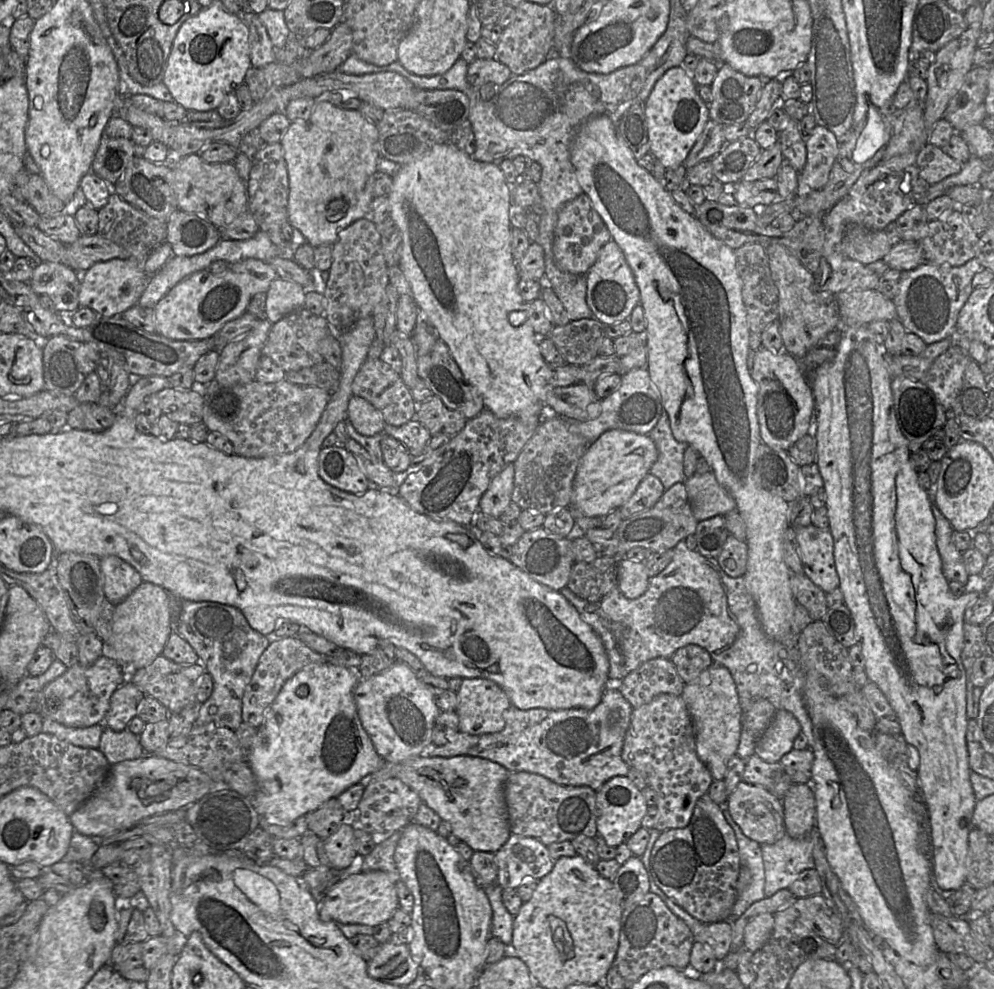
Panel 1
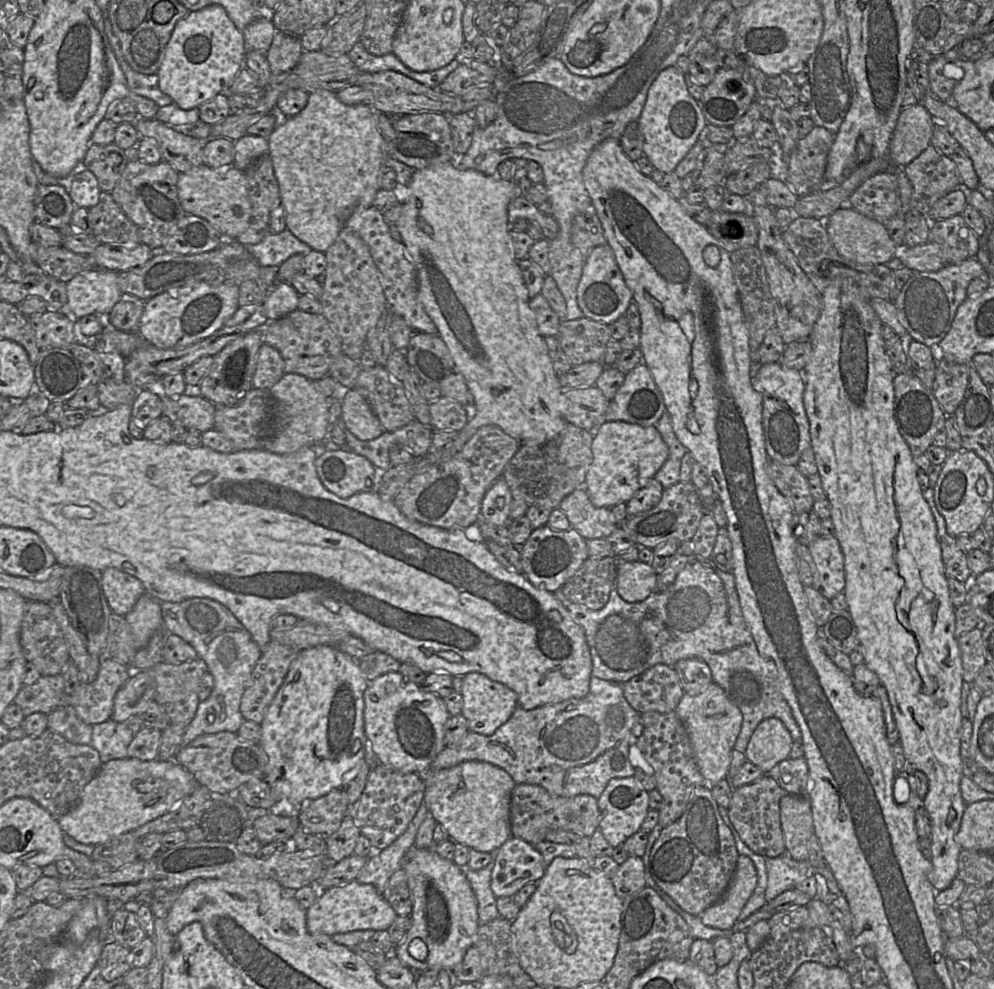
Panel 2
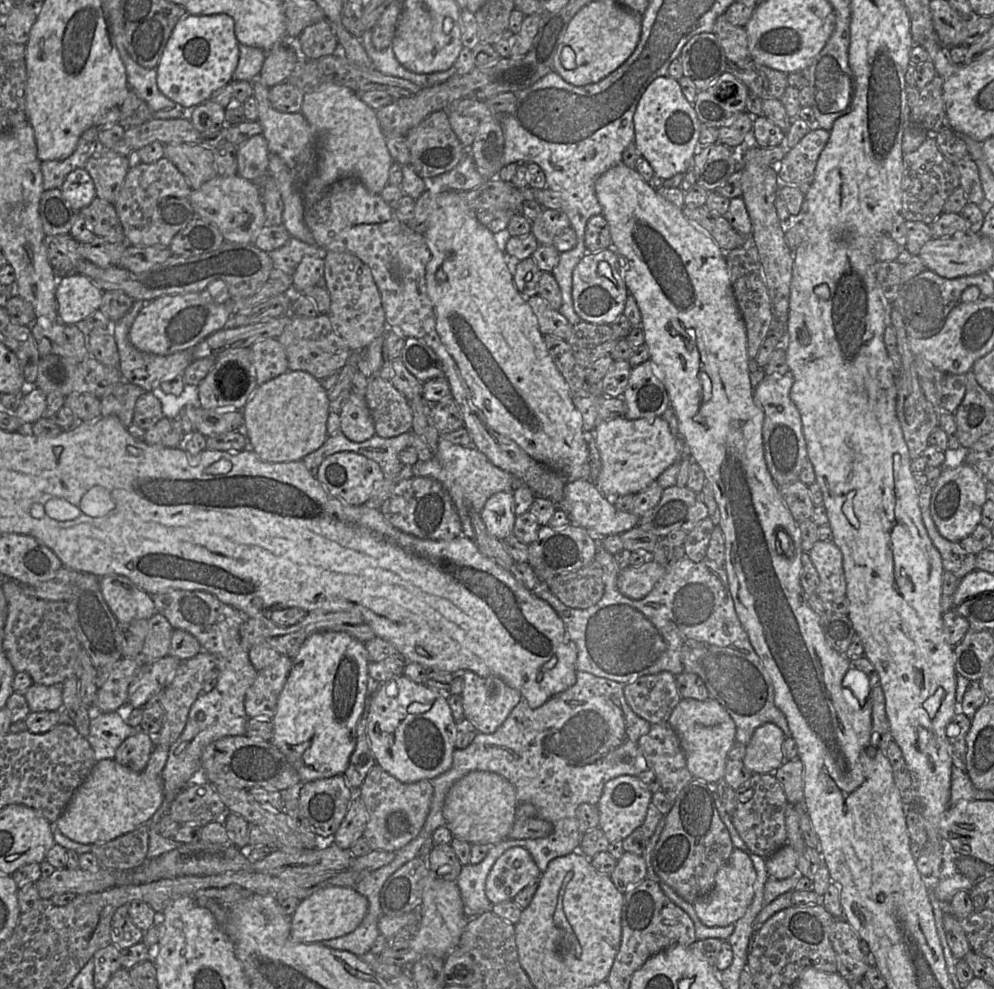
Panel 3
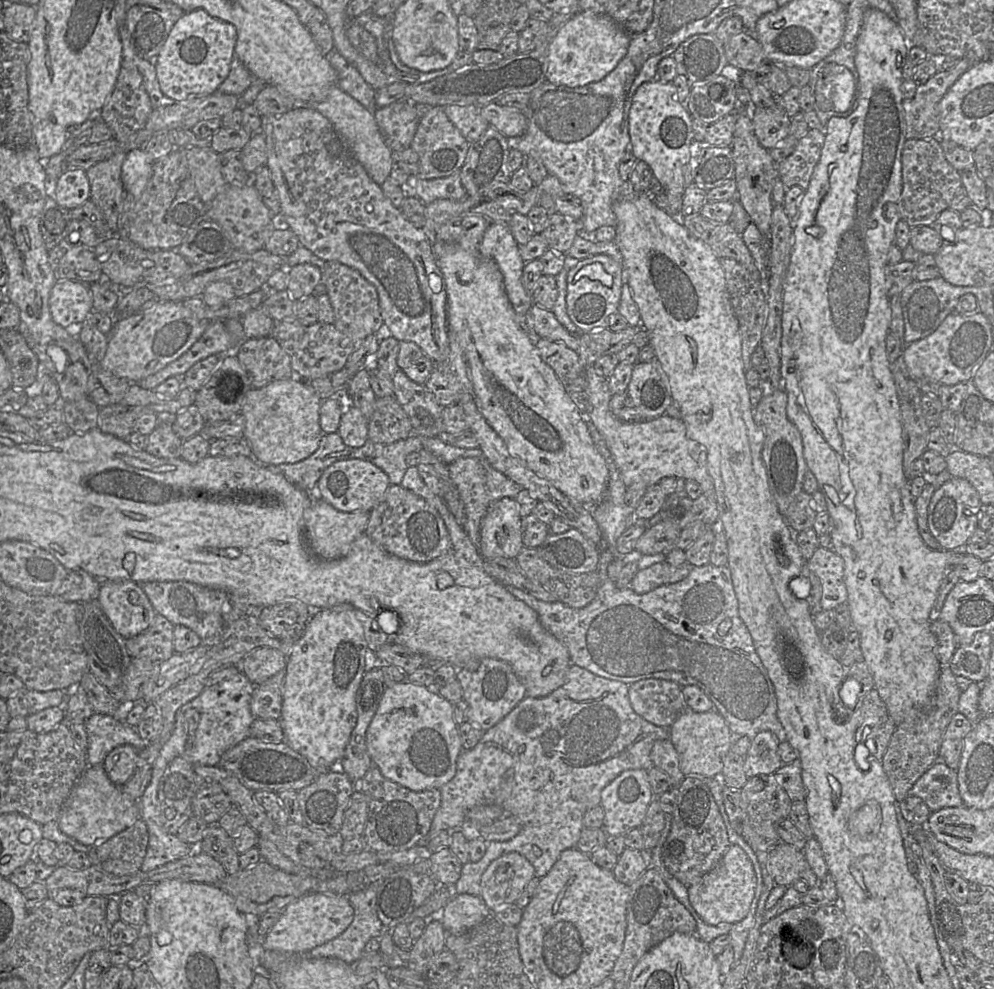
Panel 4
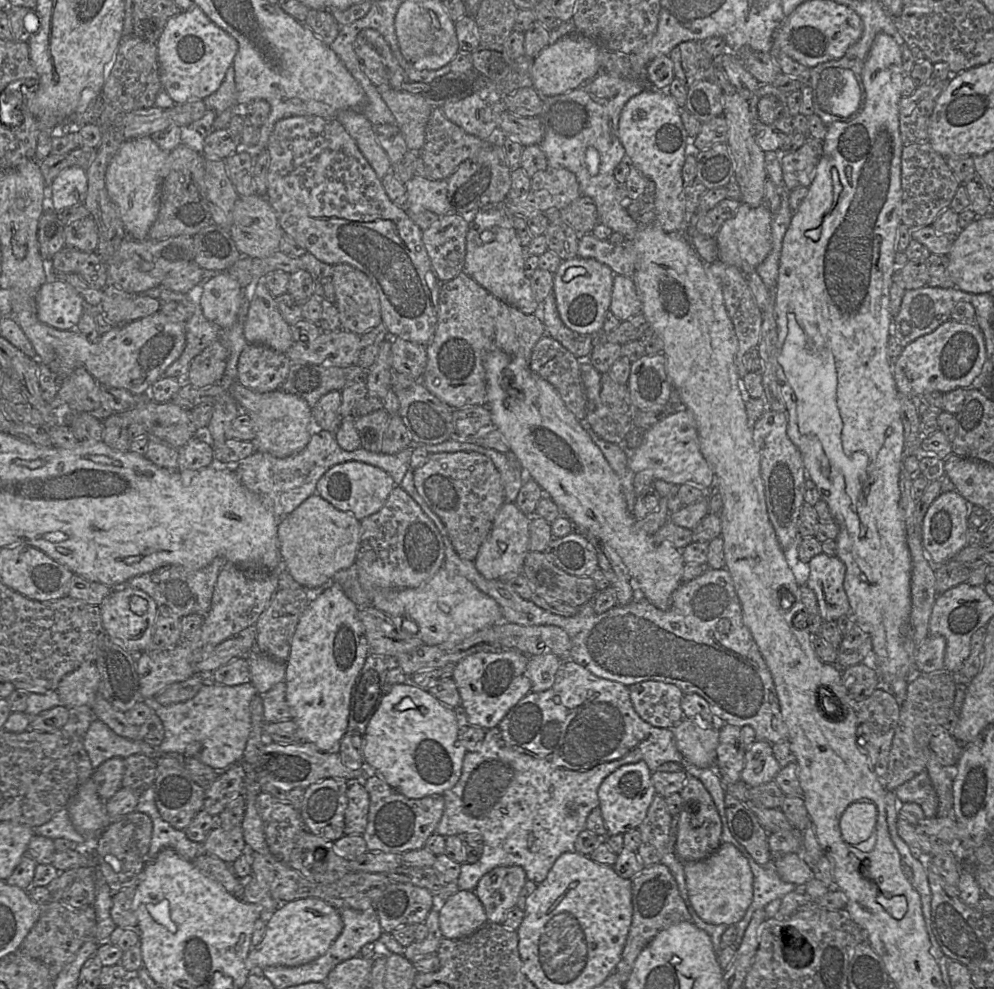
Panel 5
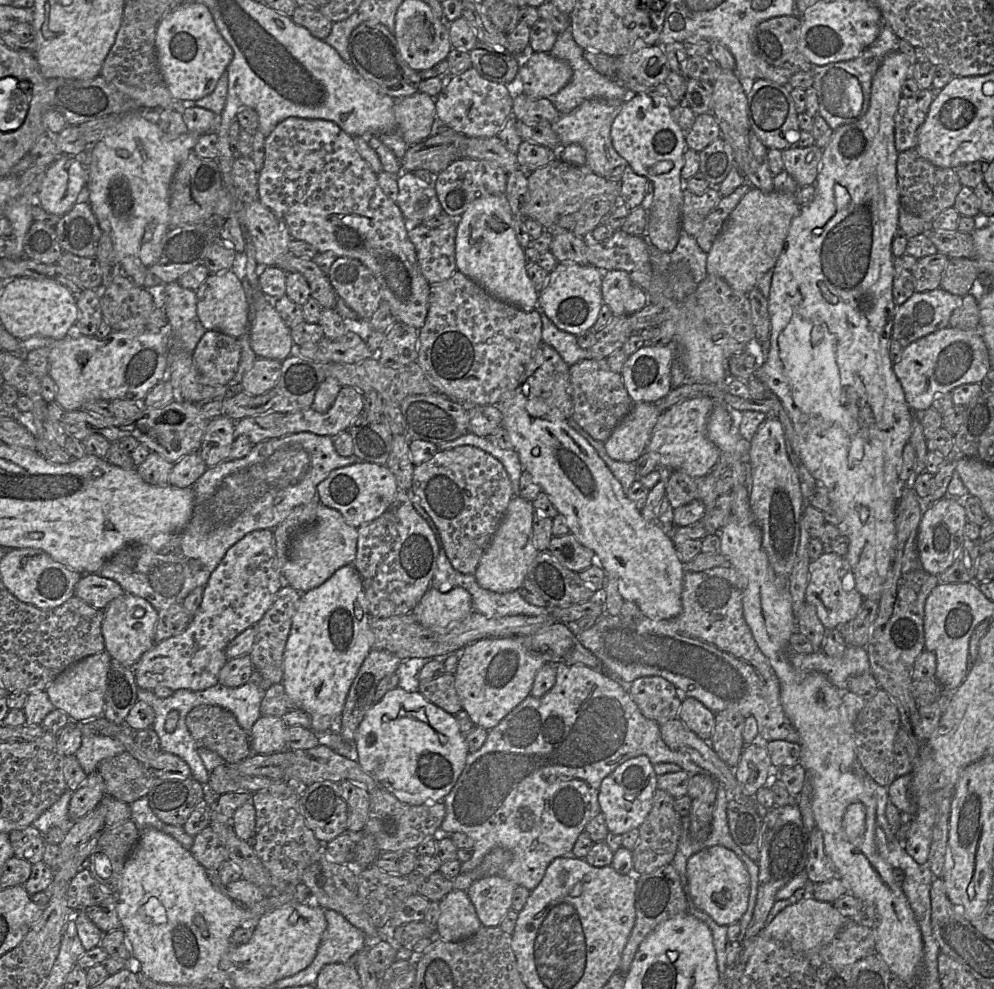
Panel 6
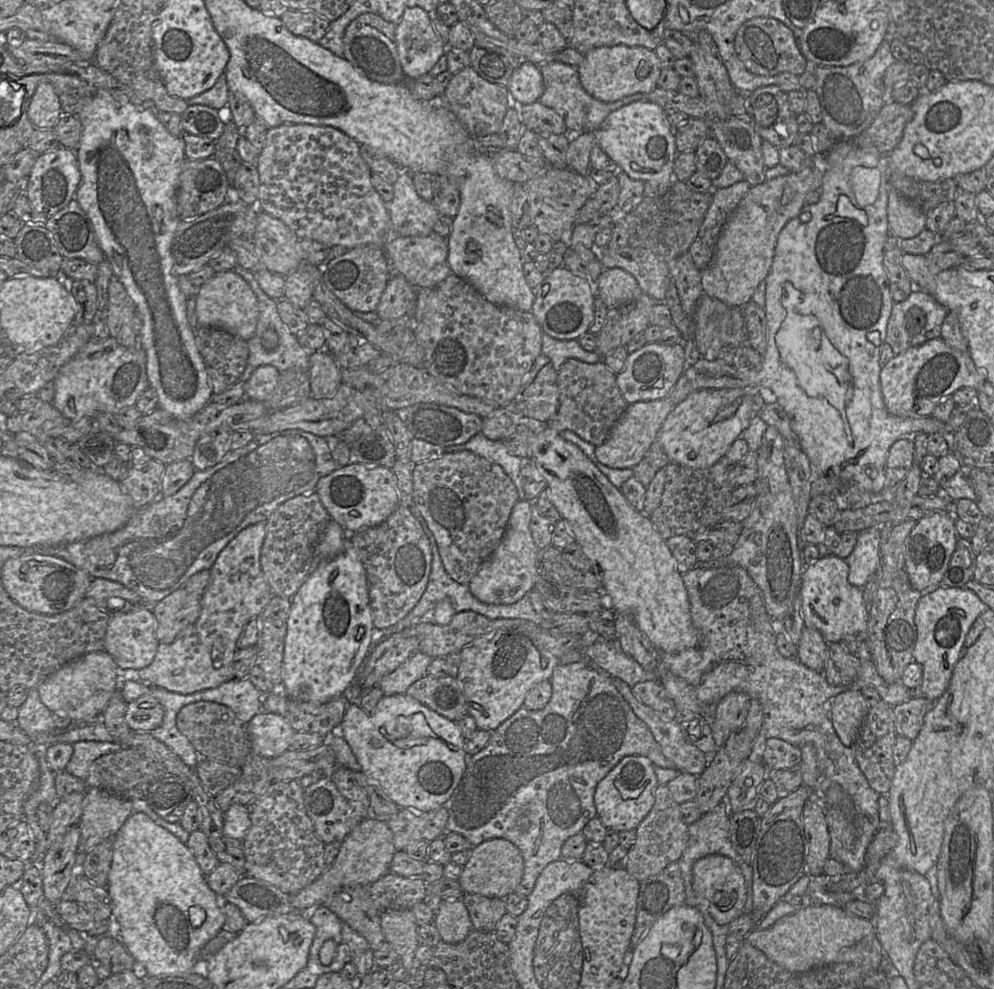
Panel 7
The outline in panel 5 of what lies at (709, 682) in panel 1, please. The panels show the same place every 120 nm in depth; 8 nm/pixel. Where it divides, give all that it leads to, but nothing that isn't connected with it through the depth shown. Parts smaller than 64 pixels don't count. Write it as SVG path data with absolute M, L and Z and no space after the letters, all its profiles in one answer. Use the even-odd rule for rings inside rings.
M683 718L672 729L676 746L684 758L700 768L715 768L719 731L716 727L702 728L699 721Z

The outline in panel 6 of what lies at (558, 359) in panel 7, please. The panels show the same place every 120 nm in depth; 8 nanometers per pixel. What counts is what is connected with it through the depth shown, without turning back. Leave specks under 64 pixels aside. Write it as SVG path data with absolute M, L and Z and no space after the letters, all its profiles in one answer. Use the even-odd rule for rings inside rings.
M539 305L537 311L542 319L542 341L552 346L570 367L581 360L591 359L591 352L578 345L576 335L557 328Z

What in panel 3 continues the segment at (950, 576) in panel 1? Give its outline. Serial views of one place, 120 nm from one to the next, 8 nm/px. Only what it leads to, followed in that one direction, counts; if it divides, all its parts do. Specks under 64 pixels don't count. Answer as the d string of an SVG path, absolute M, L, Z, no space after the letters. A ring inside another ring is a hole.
M927 485L919 494L919 507L923 523L933 545L940 552L944 570L951 572L958 579L962 579L976 569L976 556L967 552L960 542L949 541L939 533L930 512L933 489Z

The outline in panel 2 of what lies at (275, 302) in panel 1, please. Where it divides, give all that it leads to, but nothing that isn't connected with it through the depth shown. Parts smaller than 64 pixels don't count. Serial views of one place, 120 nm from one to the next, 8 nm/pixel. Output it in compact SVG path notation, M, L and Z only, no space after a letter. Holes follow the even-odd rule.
M276 282L266 296L263 306L269 322L276 321L295 311L298 306L299 294L287 282Z

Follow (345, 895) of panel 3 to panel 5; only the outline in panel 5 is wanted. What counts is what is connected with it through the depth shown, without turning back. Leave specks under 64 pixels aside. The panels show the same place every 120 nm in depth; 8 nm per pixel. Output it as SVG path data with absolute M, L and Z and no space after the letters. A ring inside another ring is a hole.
M319 898L297 899L281 905L270 915L263 939L248 952L249 973L261 973L268 966L296 967L323 955L343 929L342 918L336 908Z

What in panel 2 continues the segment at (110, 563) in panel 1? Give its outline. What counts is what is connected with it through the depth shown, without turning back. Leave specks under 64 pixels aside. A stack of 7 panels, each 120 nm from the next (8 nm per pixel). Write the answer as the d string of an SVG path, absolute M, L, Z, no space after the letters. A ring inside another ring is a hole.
M117 568L102 571L102 588L113 613L125 616L146 593L142 582Z

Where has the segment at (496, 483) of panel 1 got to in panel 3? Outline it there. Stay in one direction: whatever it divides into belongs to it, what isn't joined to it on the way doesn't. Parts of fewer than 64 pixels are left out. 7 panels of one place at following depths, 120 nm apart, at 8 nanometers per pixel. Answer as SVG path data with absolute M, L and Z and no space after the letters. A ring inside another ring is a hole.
M499 492L492 495L482 511L481 519L489 534L499 540L513 534L516 515L513 492Z

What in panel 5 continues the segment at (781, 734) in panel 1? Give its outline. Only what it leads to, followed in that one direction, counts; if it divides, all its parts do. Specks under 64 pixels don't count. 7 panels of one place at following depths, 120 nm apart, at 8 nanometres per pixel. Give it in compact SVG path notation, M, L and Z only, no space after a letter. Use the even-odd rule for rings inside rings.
M755 741L745 753L745 766L741 781L755 787L774 780L781 766L773 755L772 744Z

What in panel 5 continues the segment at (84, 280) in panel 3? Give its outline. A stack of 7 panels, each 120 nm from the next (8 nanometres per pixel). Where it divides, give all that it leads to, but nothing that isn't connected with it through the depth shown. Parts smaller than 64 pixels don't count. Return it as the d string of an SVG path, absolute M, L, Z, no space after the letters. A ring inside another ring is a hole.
M51 277L39 288L36 306L42 323L59 330L71 330L78 324L87 304L73 286Z

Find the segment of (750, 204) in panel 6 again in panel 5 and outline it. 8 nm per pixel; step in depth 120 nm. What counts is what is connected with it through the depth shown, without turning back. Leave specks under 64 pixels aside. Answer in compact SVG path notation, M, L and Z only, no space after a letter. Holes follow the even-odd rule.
M741 203L735 215L726 220L716 235L718 260L737 267L743 274L756 270L772 249L773 214L765 205L751 207Z

